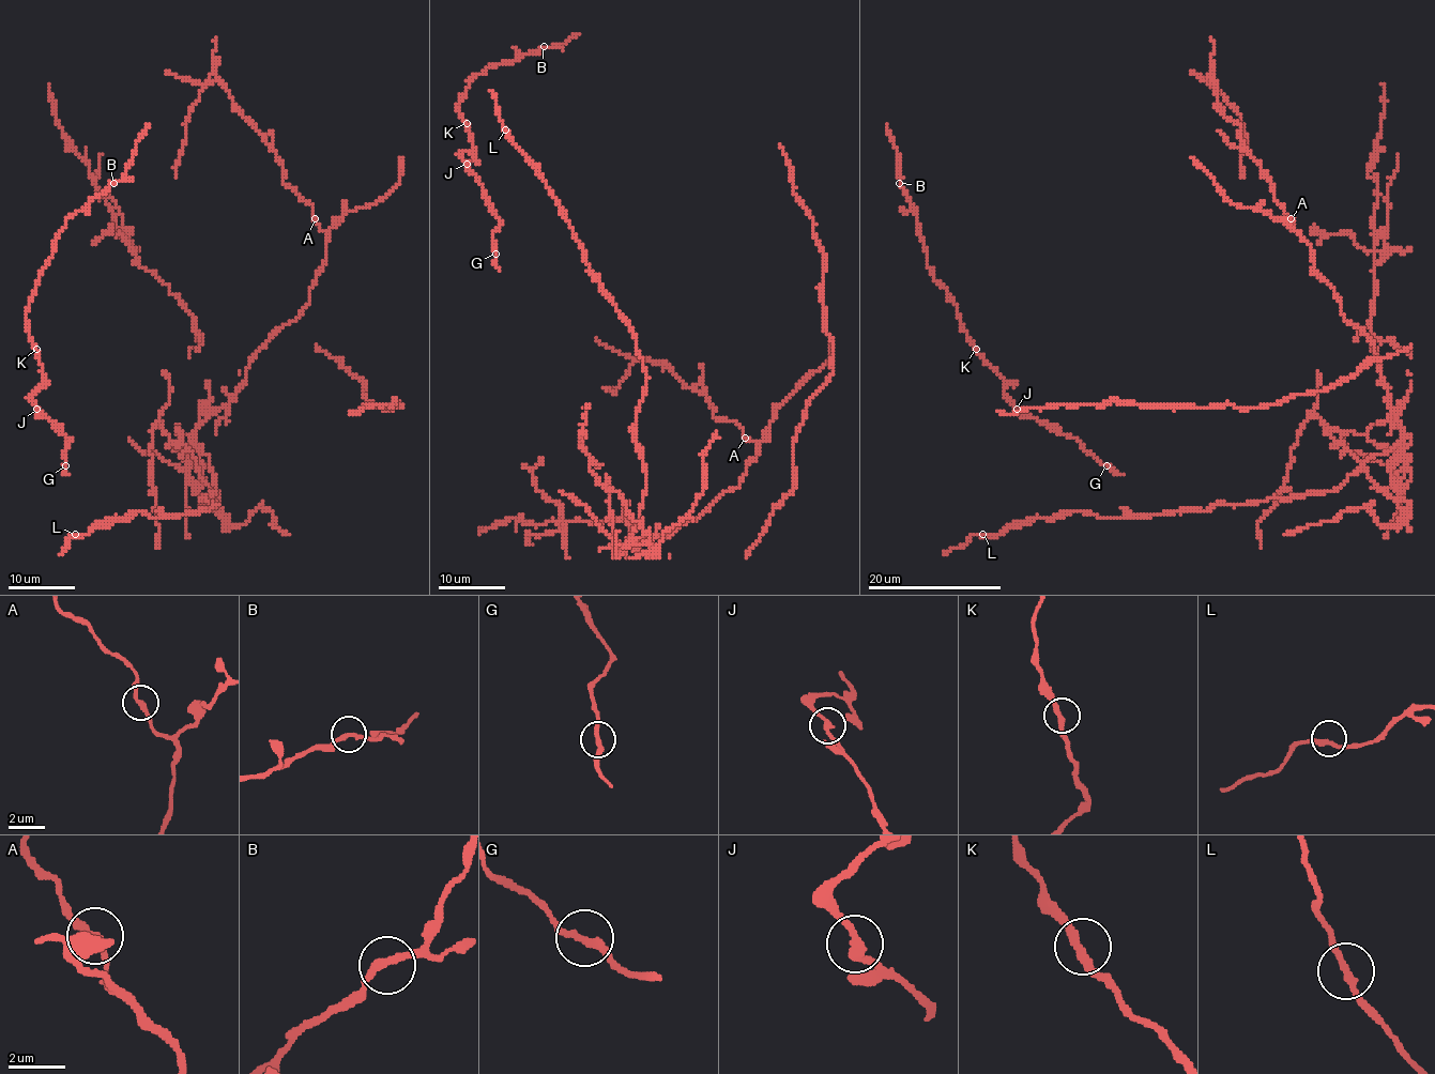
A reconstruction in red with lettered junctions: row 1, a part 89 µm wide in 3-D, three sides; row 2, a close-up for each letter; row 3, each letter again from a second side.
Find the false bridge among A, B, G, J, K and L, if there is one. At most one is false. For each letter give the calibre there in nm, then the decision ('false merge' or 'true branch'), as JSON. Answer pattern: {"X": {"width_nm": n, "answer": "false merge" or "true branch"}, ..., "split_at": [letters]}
{"A": {"width_nm": 240, "answer": "false merge"}, "B": {"width_nm": 240, "answer": "true branch"}, "G": {"width_nm": 240, "answer": "true branch"}, "J": {"width_nm": 240, "answer": "true branch"}, "K": {"width_nm": 240, "answer": "true branch"}, "L": {"width_nm": 240, "answer": "true branch"}, "split_at": ["A"]}

